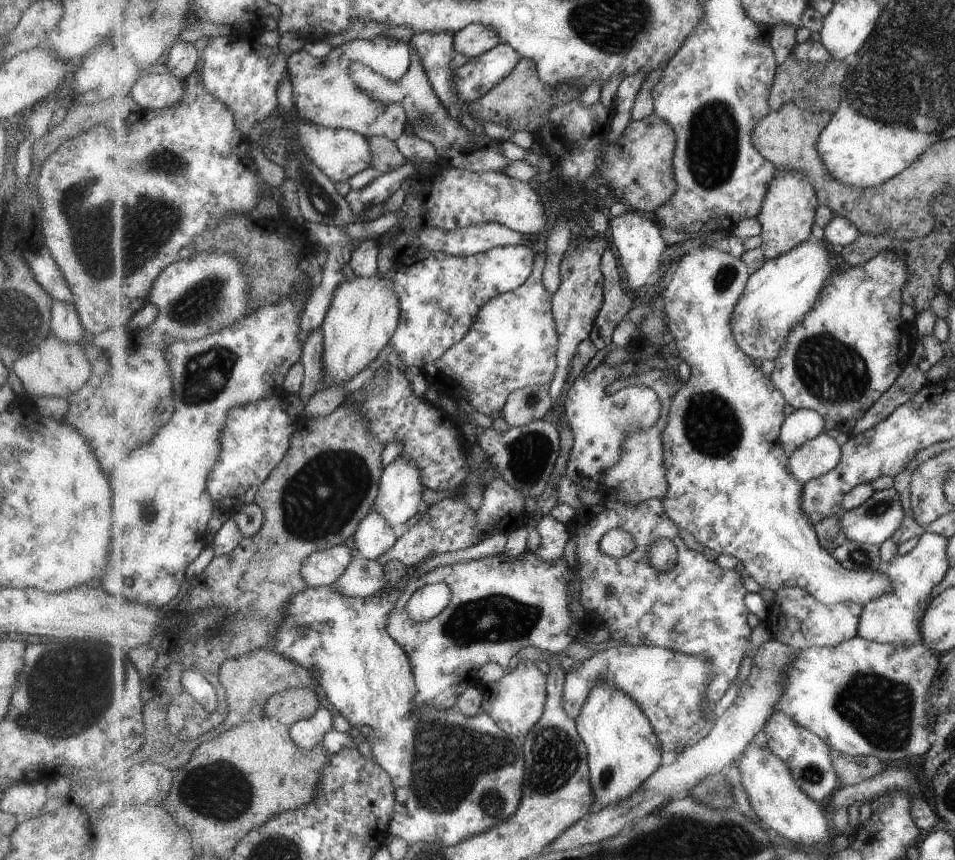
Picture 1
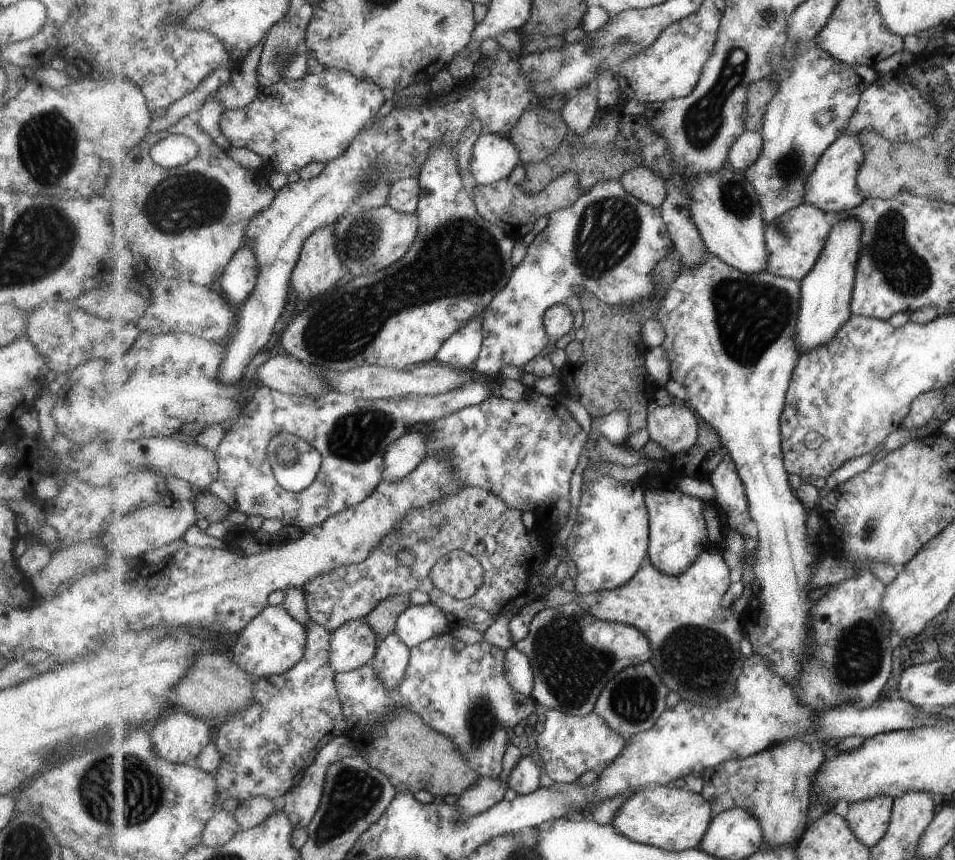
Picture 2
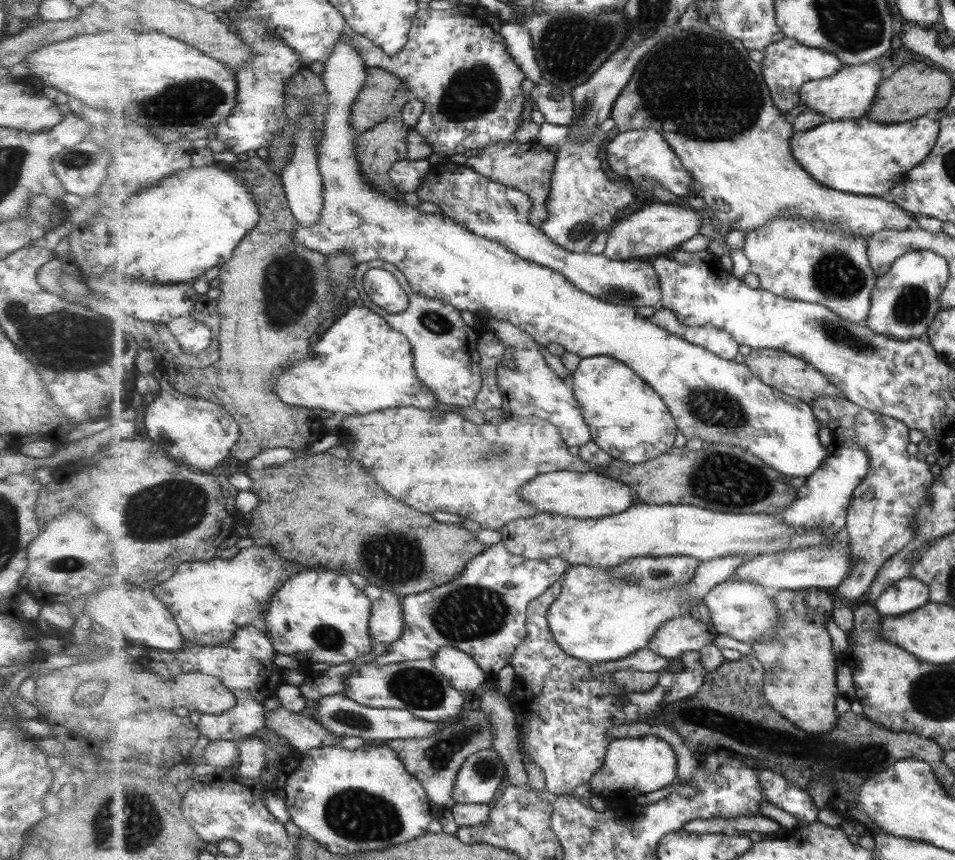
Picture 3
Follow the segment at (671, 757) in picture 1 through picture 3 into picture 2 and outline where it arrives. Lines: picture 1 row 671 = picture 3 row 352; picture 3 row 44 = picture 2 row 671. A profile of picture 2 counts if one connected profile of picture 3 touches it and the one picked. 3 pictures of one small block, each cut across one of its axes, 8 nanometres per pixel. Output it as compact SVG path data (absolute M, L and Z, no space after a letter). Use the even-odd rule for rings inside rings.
M366 620L344 624L330 640L330 663L338 673L347 673L369 664L376 655L378 634Z

